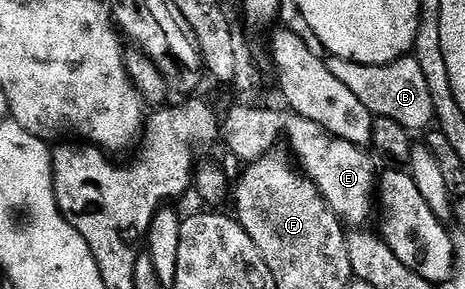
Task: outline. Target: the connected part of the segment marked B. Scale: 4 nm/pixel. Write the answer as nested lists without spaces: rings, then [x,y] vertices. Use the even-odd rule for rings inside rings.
[[[405,56],[381,66],[358,64],[354,60],[333,57],[329,57],[327,63],[335,78],[345,88],[350,88],[350,92],[354,92],[354,96],[358,96],[358,100],[362,100],[362,104],[366,104],[368,111],[376,118],[398,120],[398,124],[402,124],[402,128],[409,132],[427,131],[433,125],[436,117],[434,100],[415,56]]]

